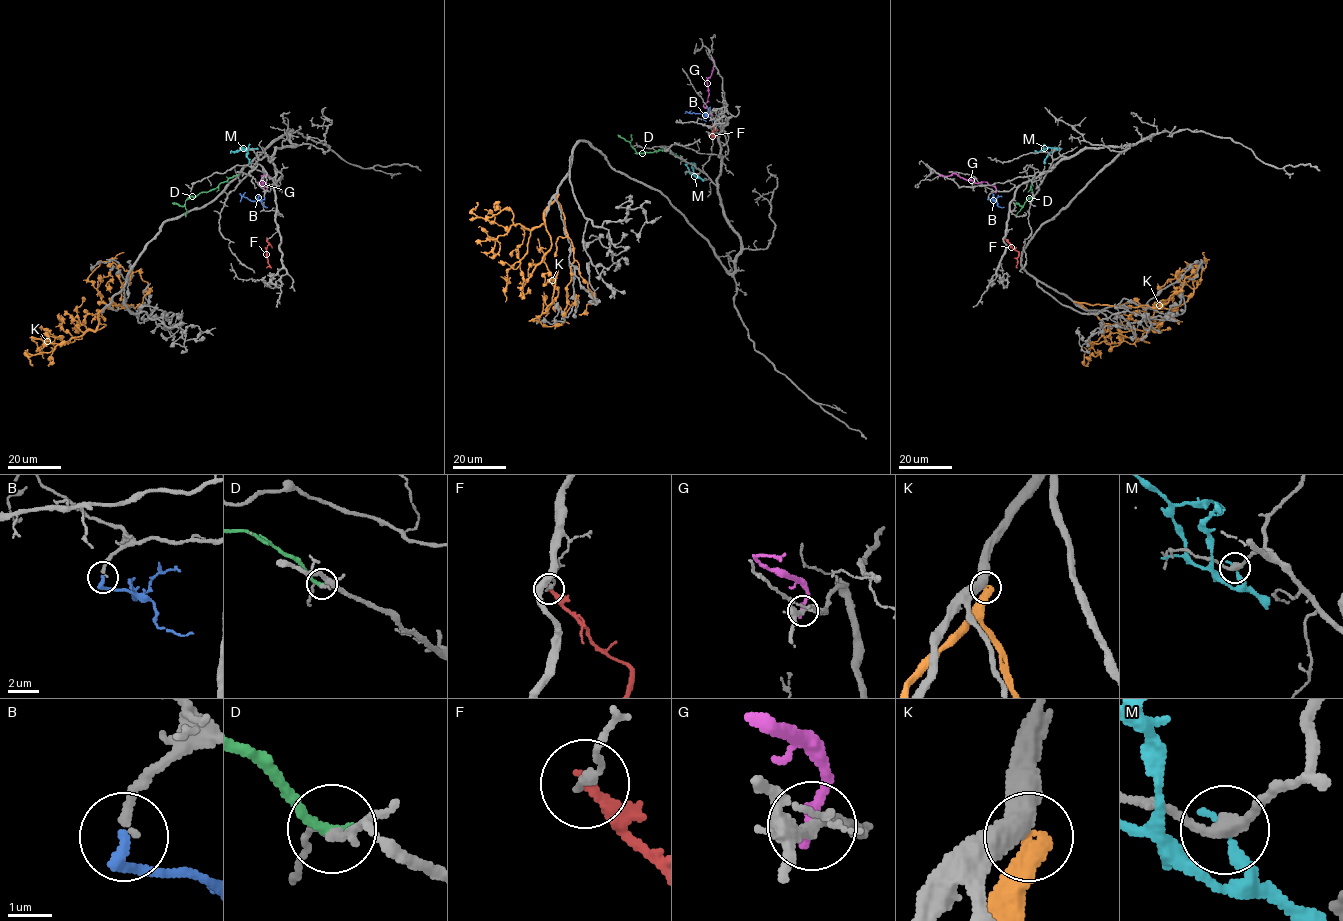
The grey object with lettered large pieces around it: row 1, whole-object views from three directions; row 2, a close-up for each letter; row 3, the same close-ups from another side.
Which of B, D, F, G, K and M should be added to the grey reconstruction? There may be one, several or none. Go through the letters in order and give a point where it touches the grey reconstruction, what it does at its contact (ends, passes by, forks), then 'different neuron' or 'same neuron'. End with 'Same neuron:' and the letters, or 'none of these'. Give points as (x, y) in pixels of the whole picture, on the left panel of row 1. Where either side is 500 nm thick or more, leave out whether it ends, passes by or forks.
B: contact (264, 197); it ends; same neuron
D: contact (237, 175); it ends; different neuron
F: contact (267, 238); it ends; different neuron
G: contact (266, 191); it ends; different neuron
K: contact (112, 301); it ends; different neuron
M: contact (252, 148); it ends; different neuron
Same neuron: B

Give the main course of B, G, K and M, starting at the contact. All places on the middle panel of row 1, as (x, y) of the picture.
B: (709, 108), (706, 113), (685, 111)
G: (711, 115), (703, 106), (708, 94), (707, 79), (714, 63), (711, 58)
K: (558, 194), (567, 235), (559, 237), (556, 243), (558, 273), (552, 302), (534, 320), (547, 326), (569, 323)
M: (697, 174), (696, 177), (689, 172), (687, 164), (675, 153)

